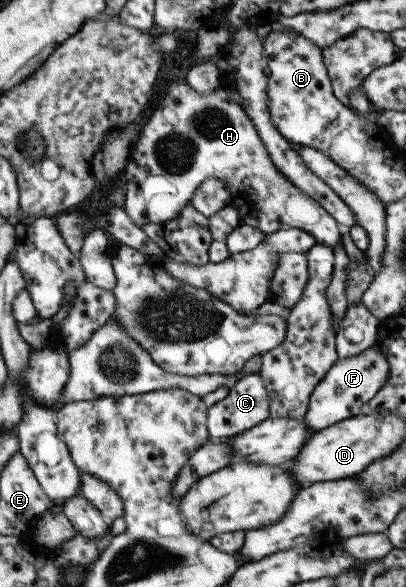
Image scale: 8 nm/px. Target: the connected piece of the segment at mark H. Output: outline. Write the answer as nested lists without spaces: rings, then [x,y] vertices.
[[[173,78],[164,82],[162,90],[159,103],[149,109],[144,117],[135,145],[122,171],[126,188],[123,210],[137,228],[143,228],[145,224],[157,226],[177,218],[191,201],[199,184],[207,178],[215,178],[227,186],[231,197],[229,205],[237,208],[239,222],[259,230],[264,236],[277,232],[282,227],[294,227],[303,230],[323,246],[335,248],[342,244],[341,228],[336,225],[335,220],[273,168],[253,124],[241,106],[229,98],[224,84],[213,92],[199,94],[185,80]]]

